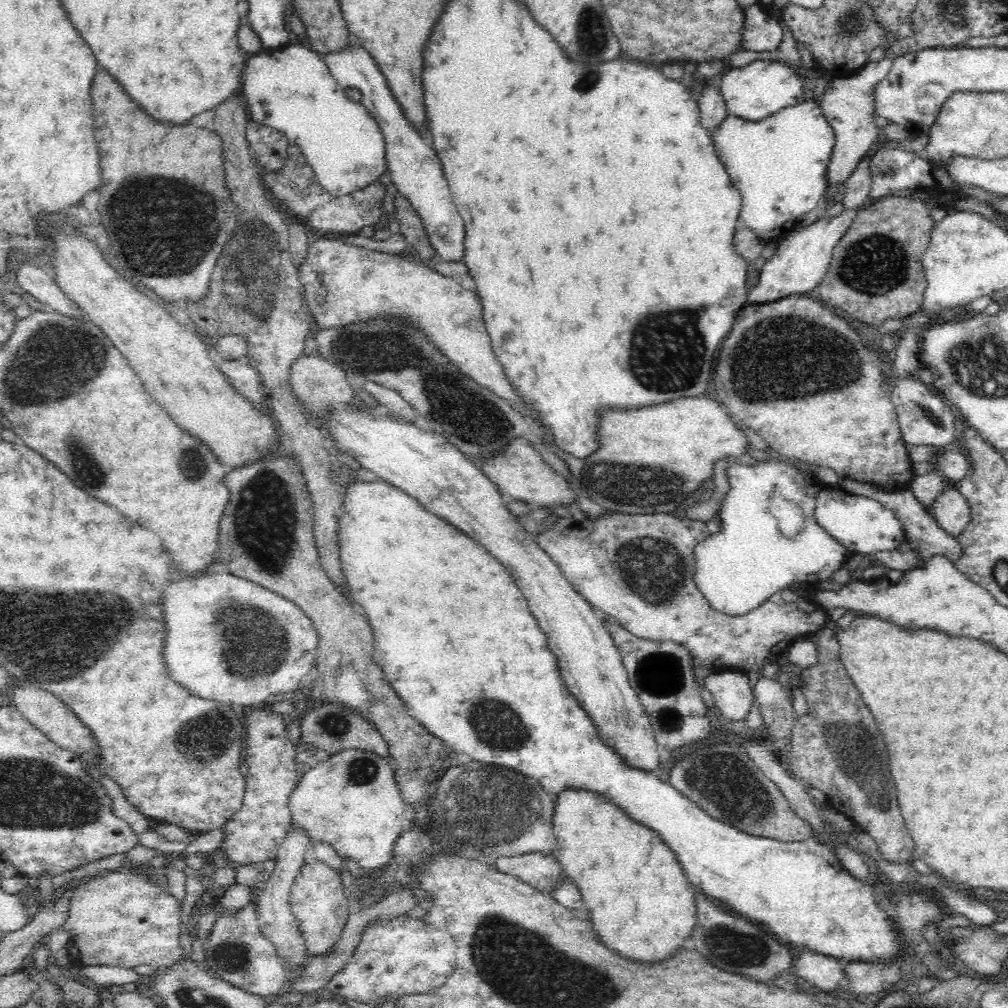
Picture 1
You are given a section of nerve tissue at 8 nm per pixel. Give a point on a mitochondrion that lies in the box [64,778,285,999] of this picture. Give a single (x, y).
(233, 956)

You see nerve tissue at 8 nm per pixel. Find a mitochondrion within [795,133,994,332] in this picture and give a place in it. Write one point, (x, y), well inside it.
(877, 263)

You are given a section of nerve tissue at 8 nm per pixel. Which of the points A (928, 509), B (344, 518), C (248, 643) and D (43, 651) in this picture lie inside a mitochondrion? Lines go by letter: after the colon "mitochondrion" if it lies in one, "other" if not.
A: other
B: other
C: mitochondrion
D: mitochondrion

